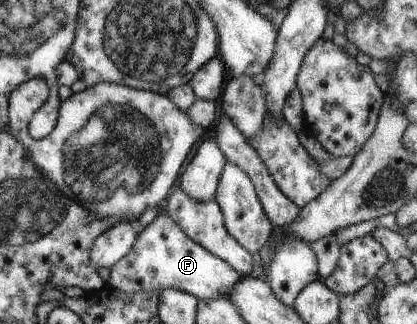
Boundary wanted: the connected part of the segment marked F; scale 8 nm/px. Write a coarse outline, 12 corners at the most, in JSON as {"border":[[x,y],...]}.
{"border":[[165,214],[110,268],[120,292],[228,297],[241,276]]}

